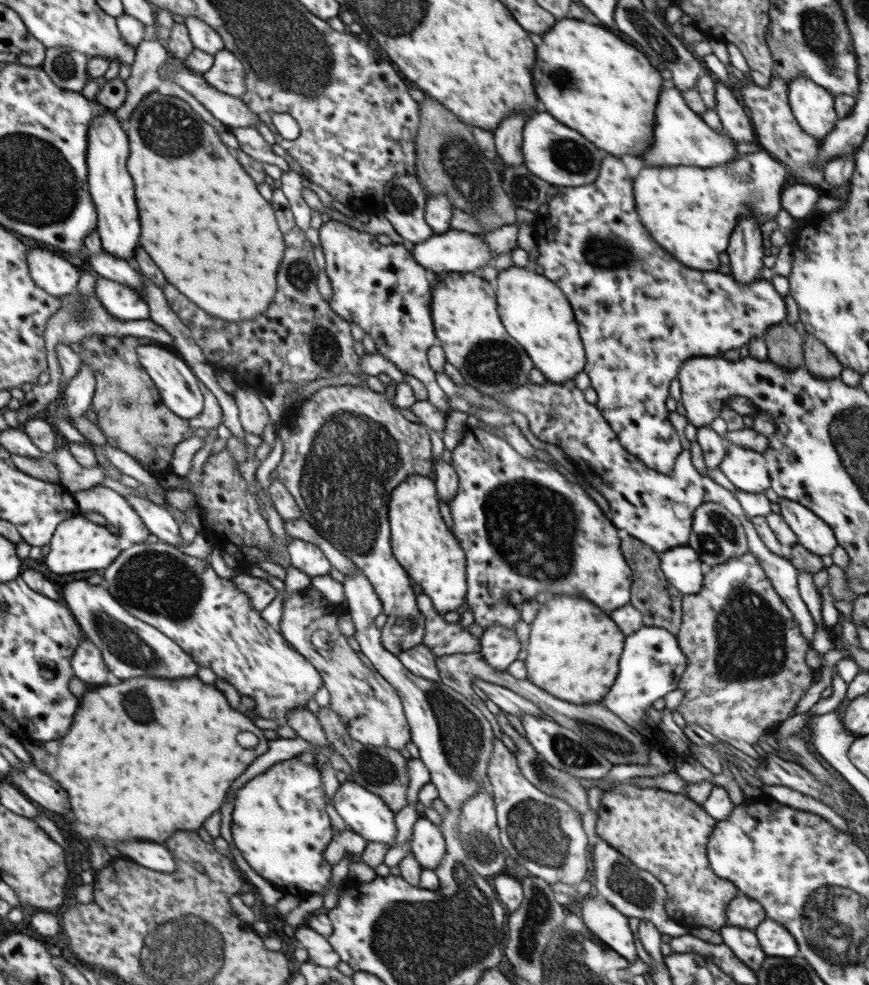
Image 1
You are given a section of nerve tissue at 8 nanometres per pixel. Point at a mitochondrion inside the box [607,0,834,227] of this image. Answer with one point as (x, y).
(664, 49)

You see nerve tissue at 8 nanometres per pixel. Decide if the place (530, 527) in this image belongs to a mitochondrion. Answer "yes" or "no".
yes

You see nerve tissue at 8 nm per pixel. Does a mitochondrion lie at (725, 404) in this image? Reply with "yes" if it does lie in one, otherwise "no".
no

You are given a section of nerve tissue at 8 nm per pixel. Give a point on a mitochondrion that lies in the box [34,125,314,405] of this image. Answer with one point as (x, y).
(84, 317)

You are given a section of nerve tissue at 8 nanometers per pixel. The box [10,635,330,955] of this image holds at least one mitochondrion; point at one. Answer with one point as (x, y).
(136, 704)

